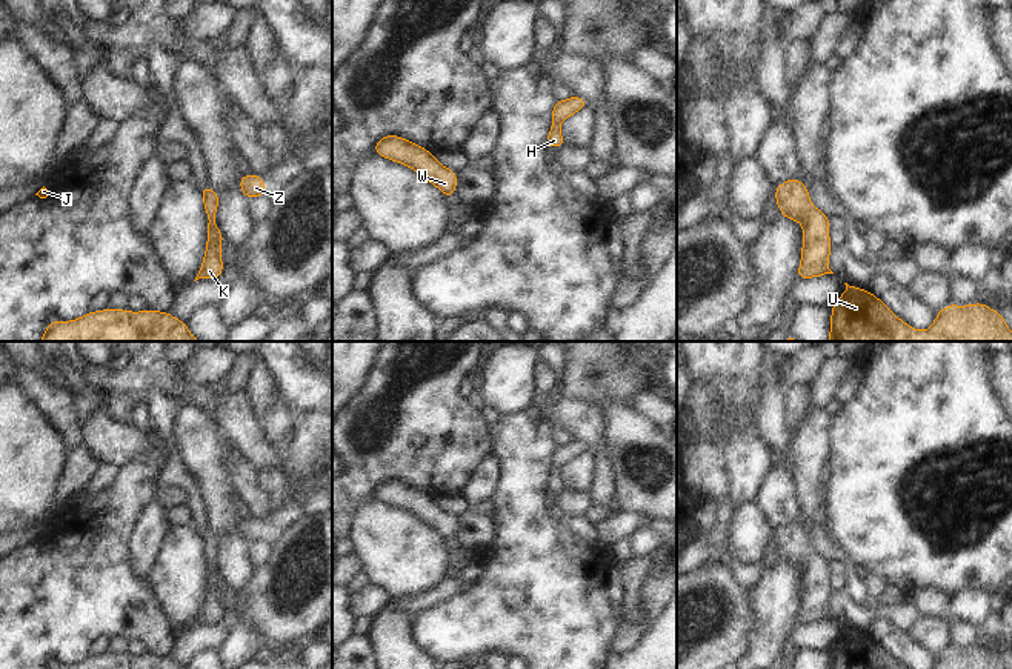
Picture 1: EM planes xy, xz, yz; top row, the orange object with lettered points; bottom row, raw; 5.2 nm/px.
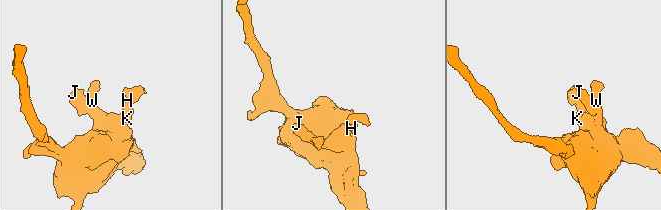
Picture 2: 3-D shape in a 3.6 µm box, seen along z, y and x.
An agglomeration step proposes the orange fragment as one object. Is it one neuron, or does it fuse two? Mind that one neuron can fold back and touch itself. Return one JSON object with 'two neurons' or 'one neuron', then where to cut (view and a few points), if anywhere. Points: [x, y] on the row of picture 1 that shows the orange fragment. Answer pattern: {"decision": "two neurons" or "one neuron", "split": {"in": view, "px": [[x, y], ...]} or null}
{"decision": "one neuron", "split": null}

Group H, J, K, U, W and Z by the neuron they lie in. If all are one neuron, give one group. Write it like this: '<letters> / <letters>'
H J K U W Z

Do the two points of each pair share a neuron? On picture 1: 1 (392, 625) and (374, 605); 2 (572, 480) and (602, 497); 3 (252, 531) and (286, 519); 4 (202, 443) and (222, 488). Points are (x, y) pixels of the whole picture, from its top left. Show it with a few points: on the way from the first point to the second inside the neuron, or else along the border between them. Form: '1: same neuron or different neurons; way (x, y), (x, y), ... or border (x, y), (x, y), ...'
1: different neurons; border (386, 605), (374, 615)
2: different neurons; border (594, 463), (592, 485), (588, 489)
3: same neuron; way (260, 531), (268, 531), (279, 520)
4: same neuron; way (203, 454), (213, 477)

